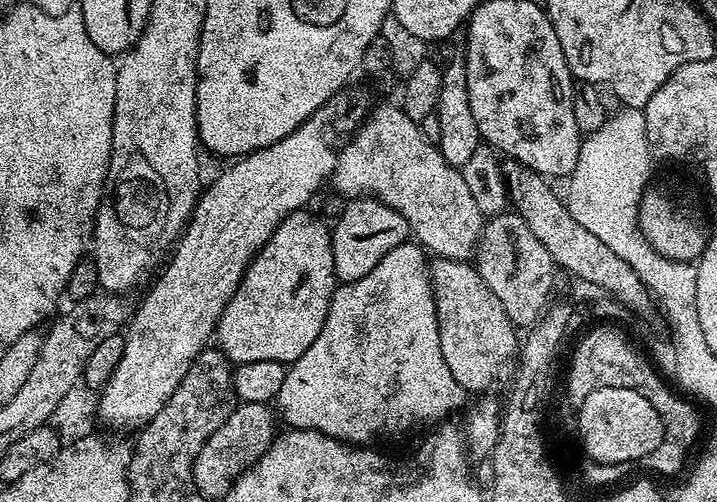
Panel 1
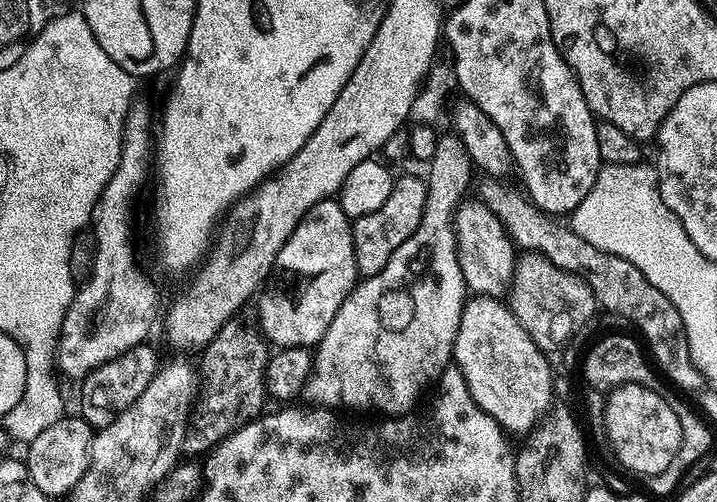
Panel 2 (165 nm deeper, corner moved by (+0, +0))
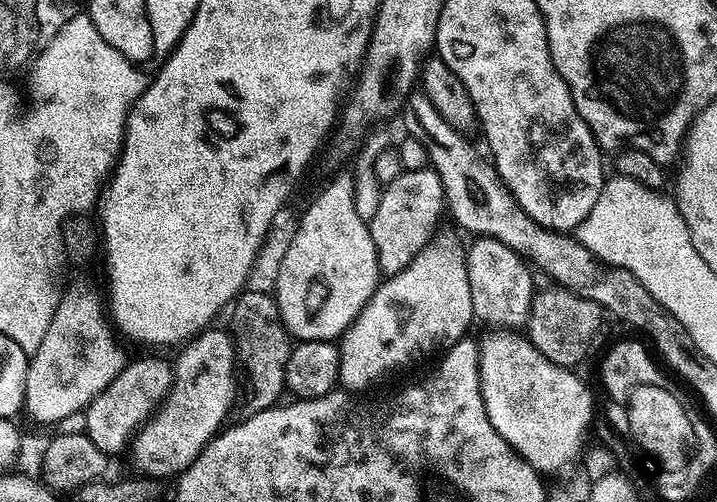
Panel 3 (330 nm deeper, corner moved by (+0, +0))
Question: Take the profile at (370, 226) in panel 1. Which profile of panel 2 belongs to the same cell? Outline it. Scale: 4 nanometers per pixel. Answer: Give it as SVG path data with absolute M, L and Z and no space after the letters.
M404 176L395 181L392 186L390 198L386 198L386 203L374 210L374 214L362 214L351 221L352 242L354 248L354 262L356 271L361 277L373 276L390 262L390 254L418 230L422 222L424 207L428 201L428 185L423 179L416 176Z

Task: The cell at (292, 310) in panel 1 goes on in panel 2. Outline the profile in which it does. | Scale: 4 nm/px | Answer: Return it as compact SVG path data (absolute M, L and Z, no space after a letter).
M329 198L310 206L294 234L286 238L286 246L278 250L274 279L259 293L258 323L264 339L277 349L311 349L320 343L326 326L338 314L338 306L346 302L357 283L352 225L339 199Z

